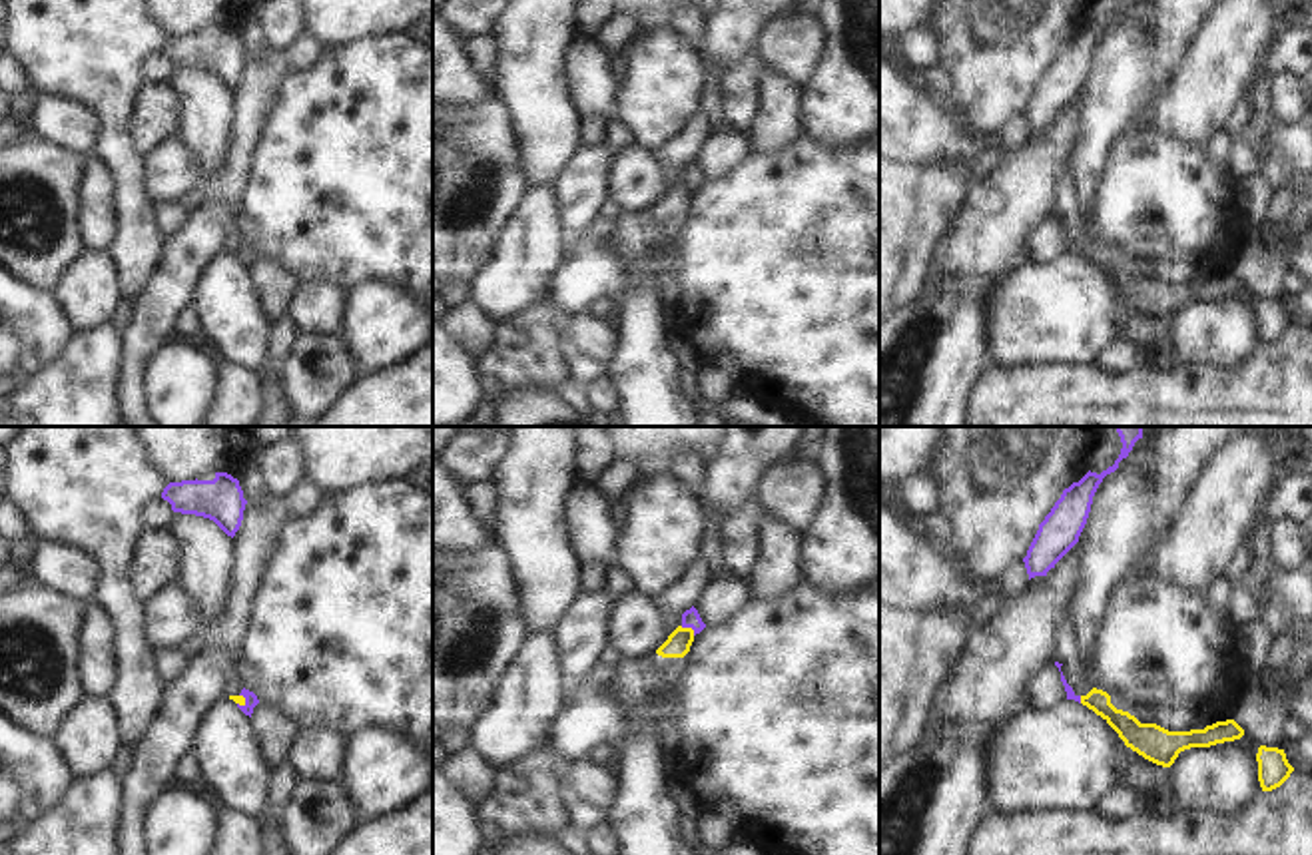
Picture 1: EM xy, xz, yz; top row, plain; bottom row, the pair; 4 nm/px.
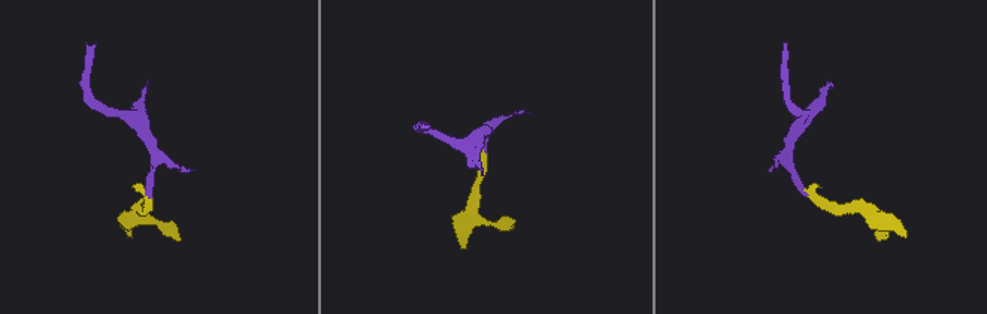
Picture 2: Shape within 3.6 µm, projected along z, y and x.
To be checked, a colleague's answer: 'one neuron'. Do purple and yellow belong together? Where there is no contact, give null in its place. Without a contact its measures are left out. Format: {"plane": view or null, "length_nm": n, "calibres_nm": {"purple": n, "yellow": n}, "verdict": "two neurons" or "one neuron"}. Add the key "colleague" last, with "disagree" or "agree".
{"plane": "xz", "length_nm": 70, "calibres_nm": {"purple": 80, "yellow": 100}, "verdict": "one neuron", "colleague": "agree"}

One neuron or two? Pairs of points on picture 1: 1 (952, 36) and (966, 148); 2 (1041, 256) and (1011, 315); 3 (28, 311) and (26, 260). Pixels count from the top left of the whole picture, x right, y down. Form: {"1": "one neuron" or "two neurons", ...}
{"1": "two neurons", "2": "two neurons", "3": "two neurons"}

